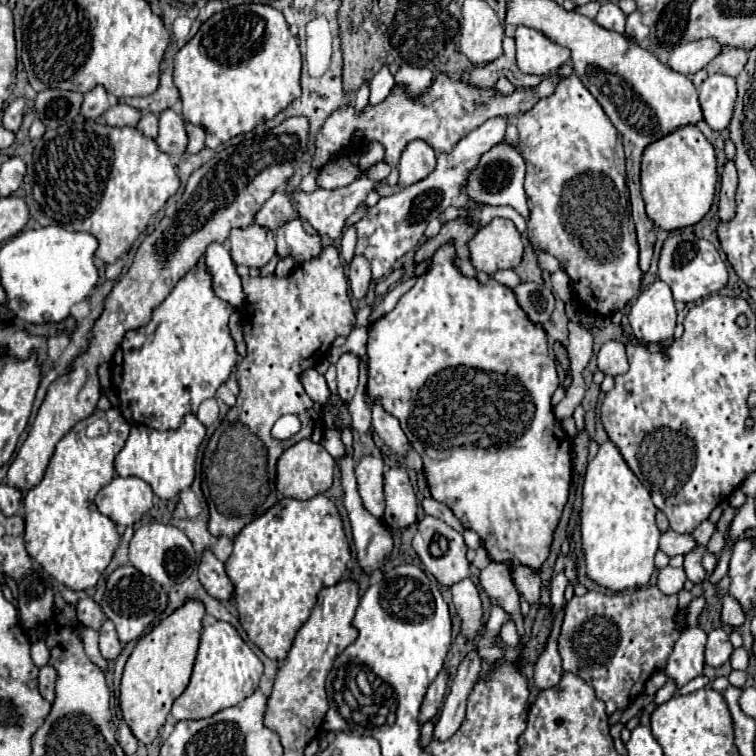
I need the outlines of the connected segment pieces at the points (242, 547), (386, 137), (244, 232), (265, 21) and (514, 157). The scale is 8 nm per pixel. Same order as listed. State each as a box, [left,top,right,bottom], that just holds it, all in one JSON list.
[[226,494,350,660],[314,74,558,168],[230,224,276,268],[173,4,302,148],[466,142,530,220]]

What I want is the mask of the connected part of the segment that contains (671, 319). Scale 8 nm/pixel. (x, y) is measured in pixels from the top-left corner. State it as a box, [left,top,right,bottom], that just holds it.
[628,280,676,342]

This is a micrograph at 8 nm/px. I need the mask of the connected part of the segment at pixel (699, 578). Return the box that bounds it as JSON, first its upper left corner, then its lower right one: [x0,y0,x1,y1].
[686,546,706,582]

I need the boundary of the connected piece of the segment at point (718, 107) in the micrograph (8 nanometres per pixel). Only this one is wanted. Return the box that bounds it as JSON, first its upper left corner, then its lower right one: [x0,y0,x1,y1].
[698,74,736,132]

